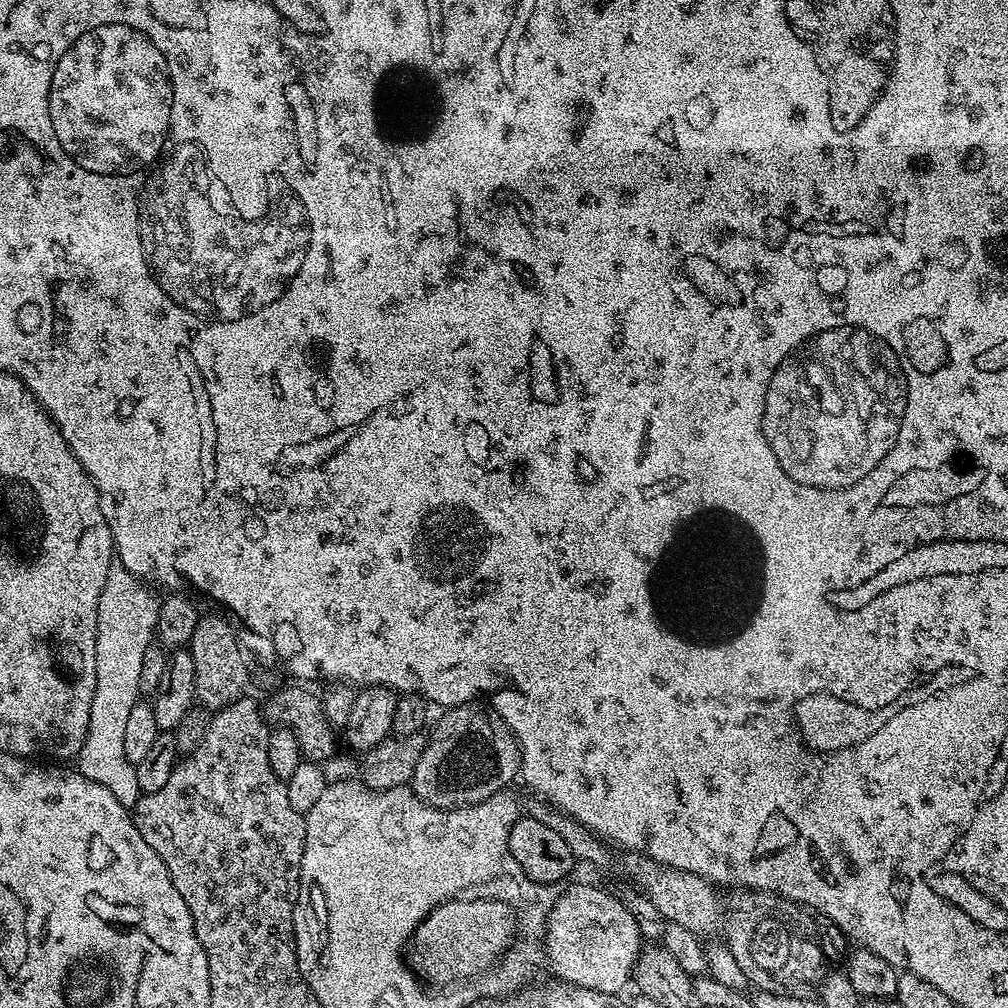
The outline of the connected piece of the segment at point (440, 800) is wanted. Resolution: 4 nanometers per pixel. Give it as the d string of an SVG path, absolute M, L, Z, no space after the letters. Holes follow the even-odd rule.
M480 706L449 708L443 713L444 717L437 722L436 729L434 729L435 724L431 729L428 736L428 745L422 750L422 758L418 758L418 766L414 766L414 774L410 785L411 792L423 804L441 810L473 808L475 804L480 804L491 796L501 795L507 789L504 787L512 779L517 779L520 771L520 746L516 742L516 737L501 722L499 716L489 714L487 711L484 713L482 709L476 707ZM460 759L464 759L464 764L468 769L465 772L452 773L452 768L459 766Z

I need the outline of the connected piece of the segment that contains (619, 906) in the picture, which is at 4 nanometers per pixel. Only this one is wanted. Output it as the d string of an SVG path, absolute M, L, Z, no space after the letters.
M580 884L568 893L561 893L558 901L549 914L547 932L544 936L544 954L547 967L552 967L556 980L573 988L589 988L590 990L620 994L623 988L629 987L632 971L636 969L636 959L642 951L642 937L634 916L626 910L619 895L603 892L600 888L591 888L588 884Z

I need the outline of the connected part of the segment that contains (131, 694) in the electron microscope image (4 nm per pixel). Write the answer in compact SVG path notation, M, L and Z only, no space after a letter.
M113 566L110 570L110 574L106 578L106 586L102 586L102 598L98 598L98 634L96 635L96 689L94 690L94 702L92 703L92 706L90 708L90 726L88 727L88 733L86 734L86 742L82 746L82 750L80 751L80 755L78 757L78 770L79 772L85 776L86 778L90 778L94 782L98 782L98 786L106 786L106 790L110 790L110 794L114 794L114 798L118 798L118 802L120 803L123 808L132 810L135 809L137 802L140 800L140 797L142 795L140 791L140 787L138 786L138 774L136 773L136 765L131 764L129 760L126 758L126 749L122 747L122 742L126 742L126 722L130 719L130 710L134 710L134 706L137 704L137 702L141 699L140 696L140 675L144 672L144 655L148 652L148 647L151 646L152 640L154 644L154 637L156 636L156 623L158 622L158 613L160 612L160 605L158 603L157 597L152 597L152 592L150 589L147 588L146 585L144 585L145 581L141 579L139 576L133 575L132 572L128 571L127 568L123 566Z

